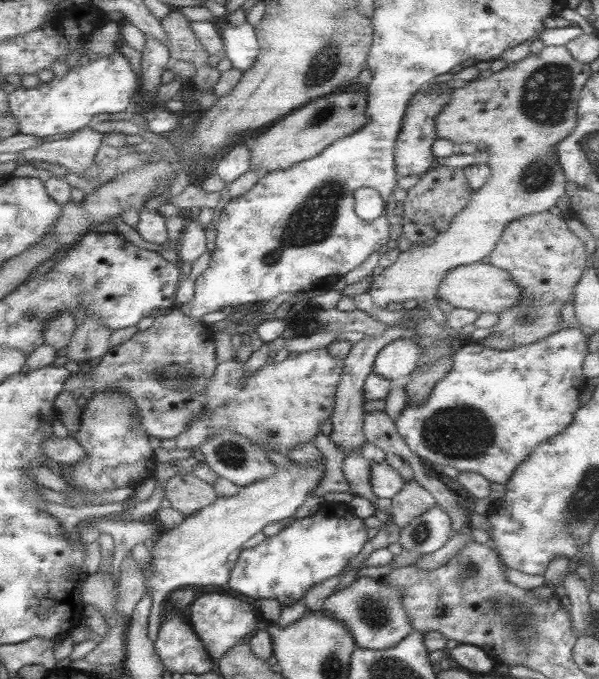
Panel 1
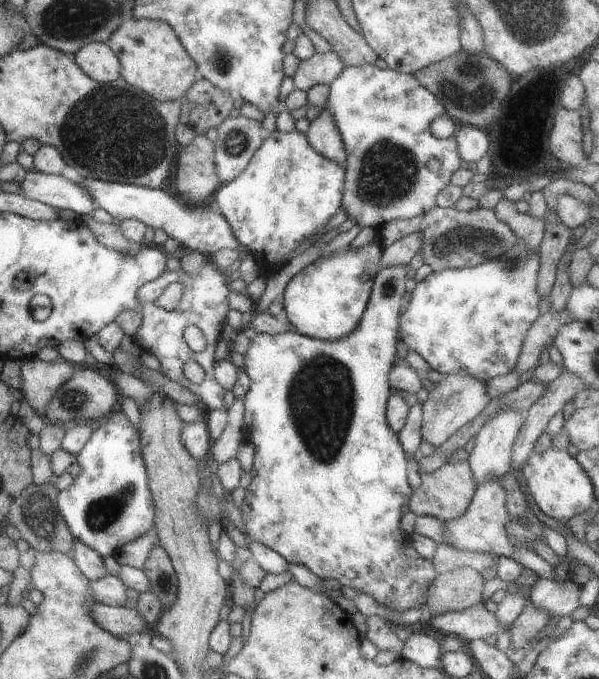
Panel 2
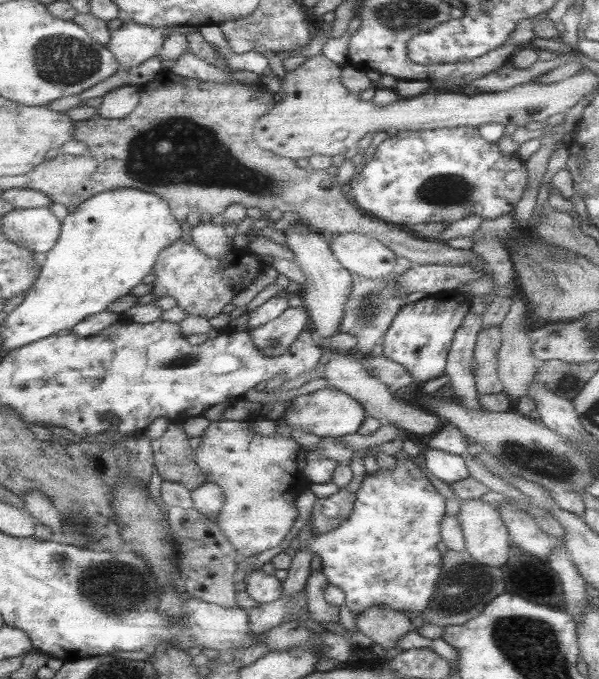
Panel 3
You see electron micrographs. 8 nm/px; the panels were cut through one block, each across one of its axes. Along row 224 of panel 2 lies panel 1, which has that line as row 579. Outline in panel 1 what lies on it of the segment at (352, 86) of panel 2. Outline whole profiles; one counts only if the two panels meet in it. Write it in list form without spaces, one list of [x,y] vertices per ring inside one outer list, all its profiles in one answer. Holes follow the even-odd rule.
[[[360,577],[350,586],[332,593],[320,602],[320,611],[342,622],[360,648],[386,650],[396,646],[410,631],[410,619],[401,601],[401,587],[389,586],[382,578]]]

